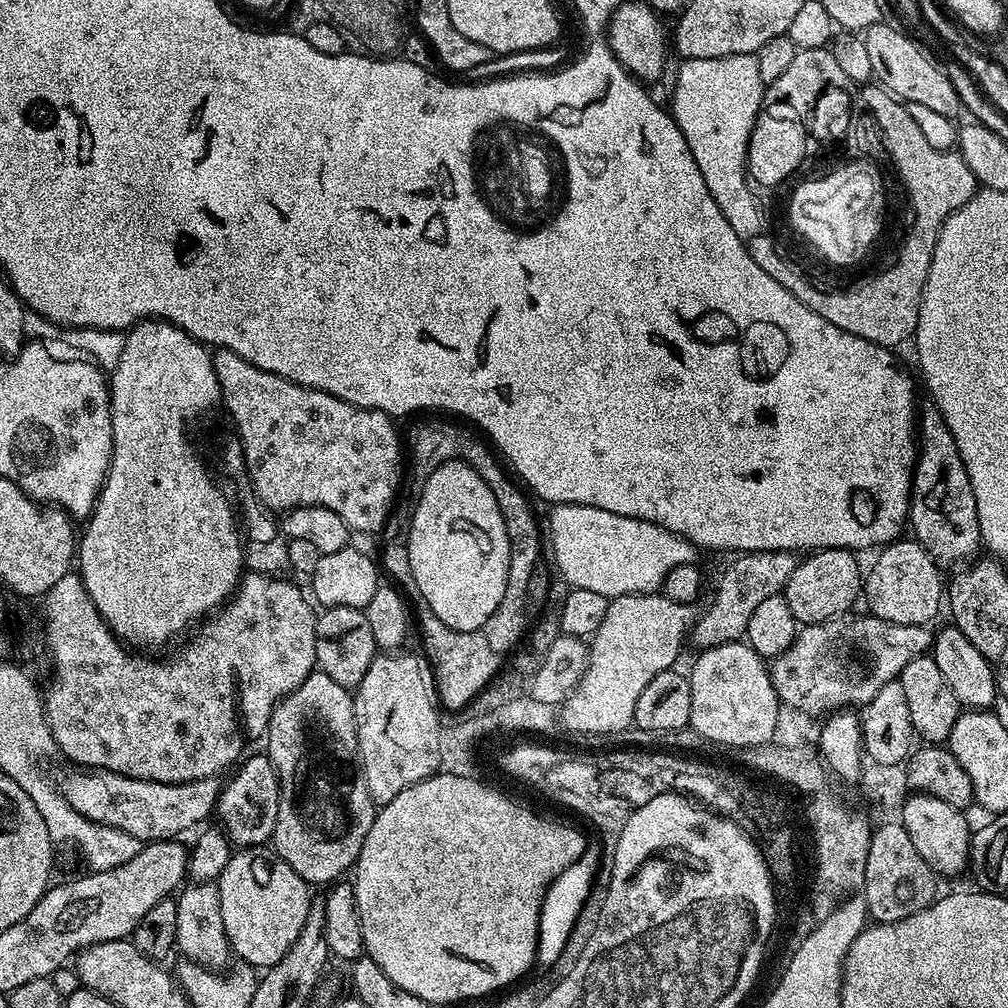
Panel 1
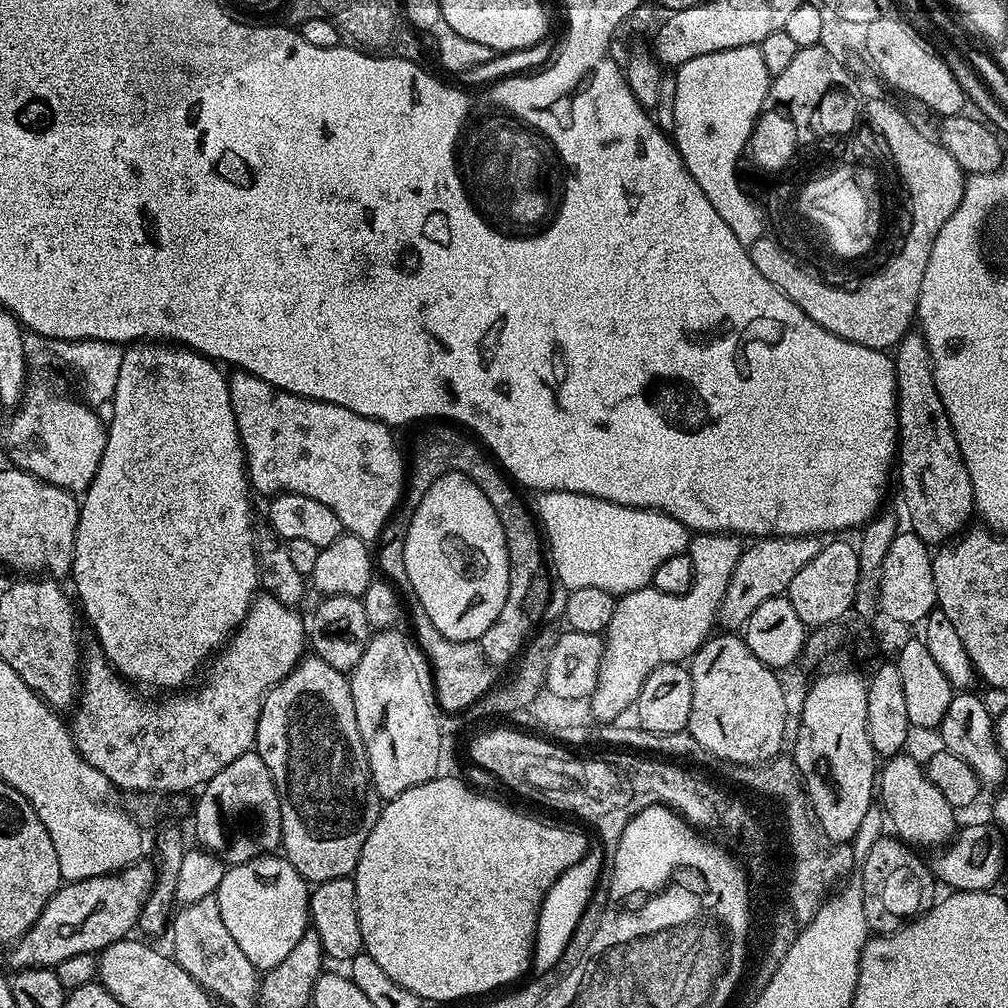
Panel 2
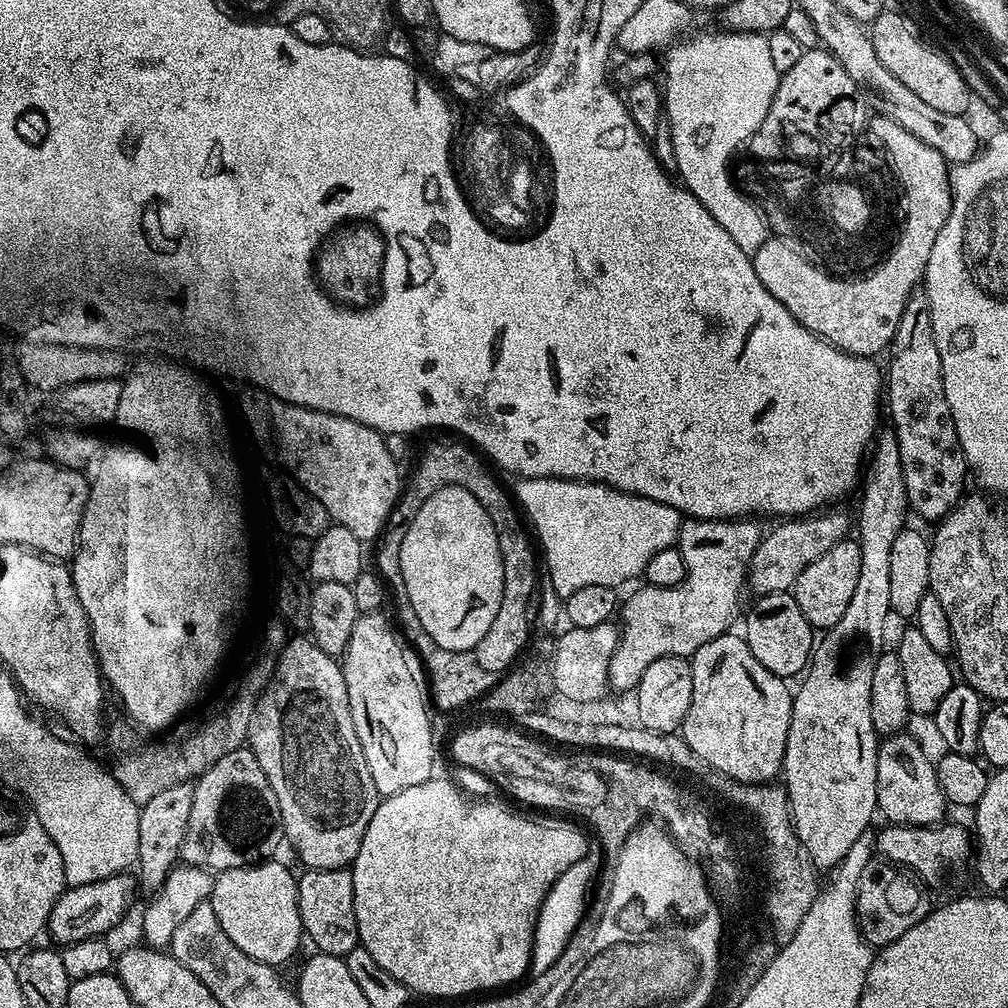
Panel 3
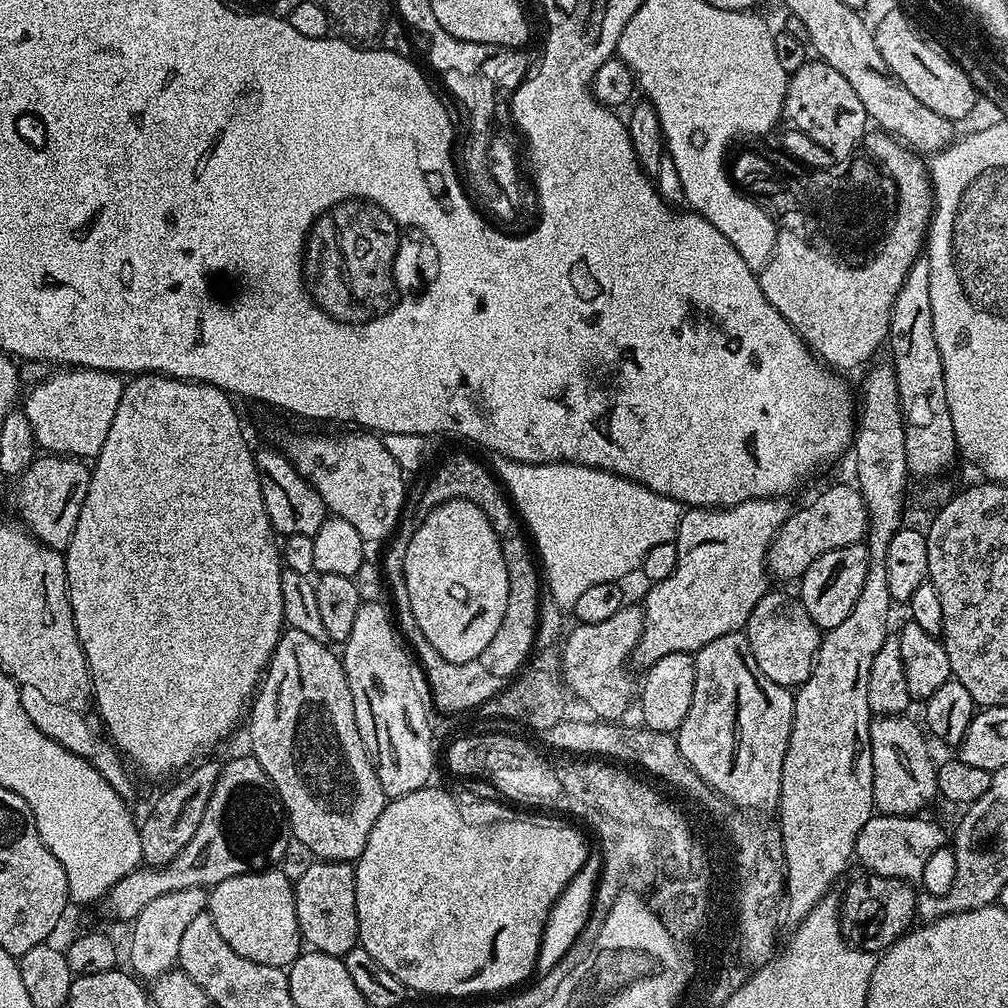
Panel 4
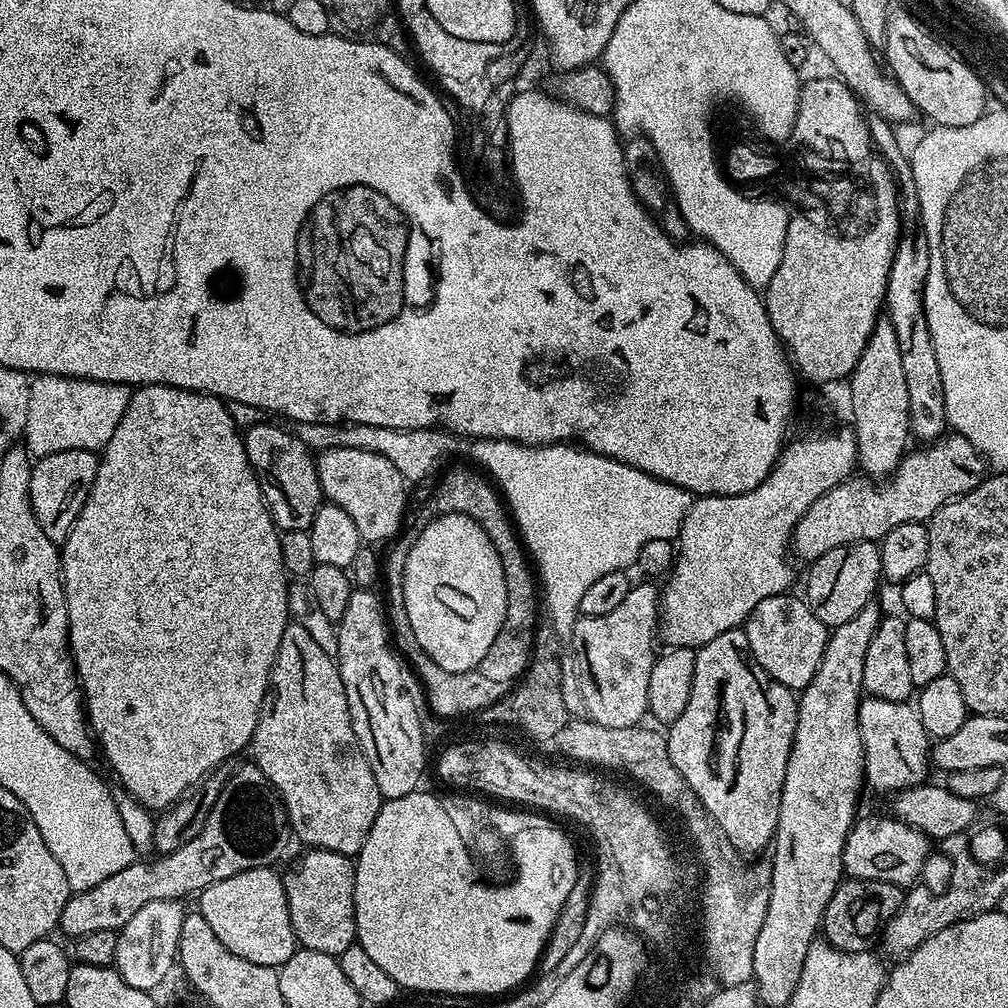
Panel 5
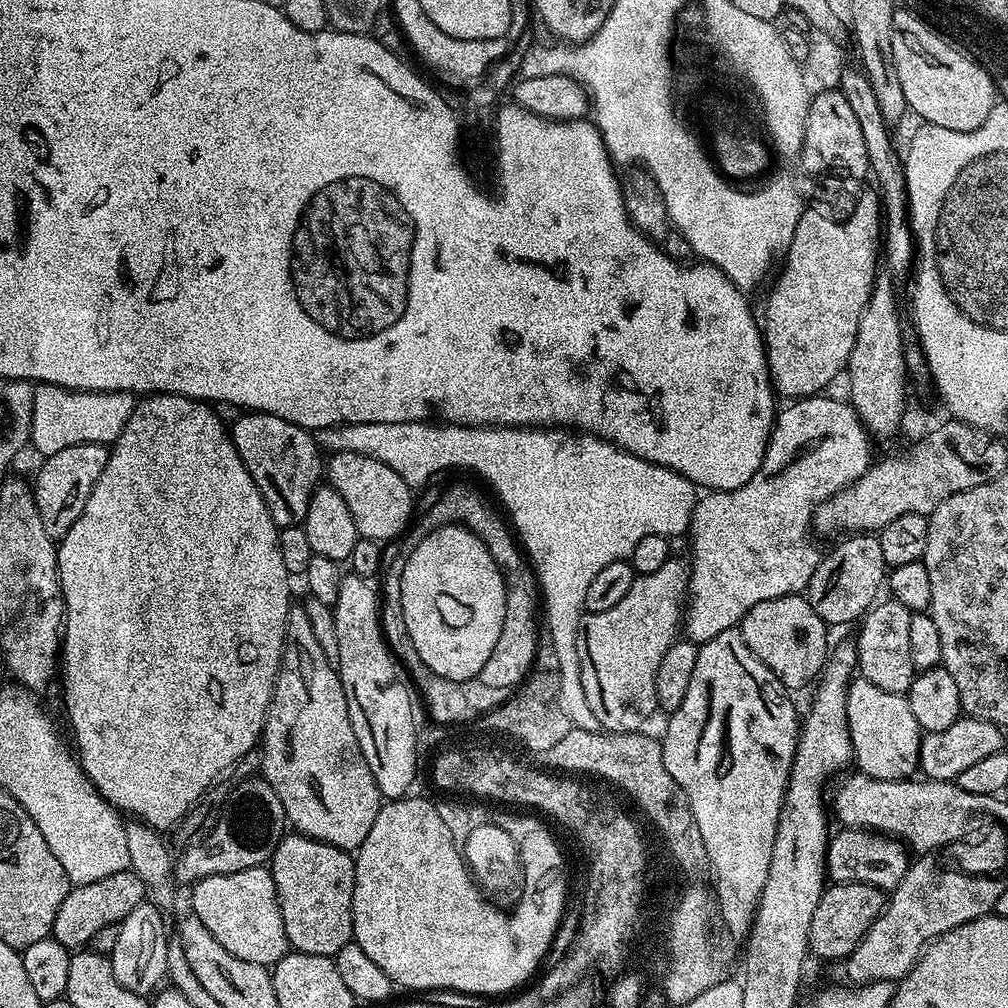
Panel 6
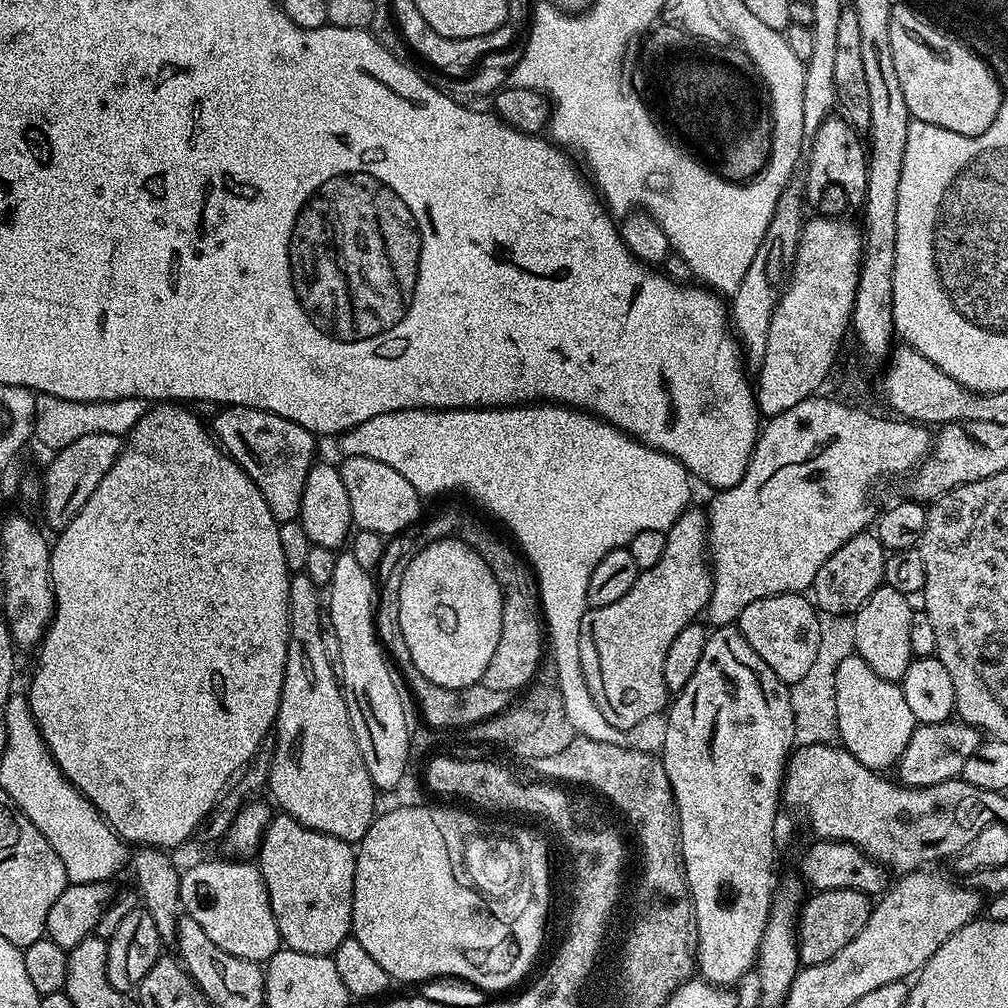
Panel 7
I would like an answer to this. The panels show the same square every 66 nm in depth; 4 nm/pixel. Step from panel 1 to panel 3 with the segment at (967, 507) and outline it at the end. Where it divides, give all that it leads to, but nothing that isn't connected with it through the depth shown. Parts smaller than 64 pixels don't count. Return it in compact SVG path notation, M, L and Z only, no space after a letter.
M923 290L913 292L902 310L898 330L894 330L892 343L886 349L886 412L892 415L891 431L896 433L898 454L902 454L902 478L906 478L908 507L924 520L939 522L965 495L964 479L969 479L970 469L964 460L962 446L958 442L958 430L954 430L954 418L950 414L950 402L946 402L946 390L942 382L942 358L938 358L938 346L934 342L932 311L928 308L928 294Z

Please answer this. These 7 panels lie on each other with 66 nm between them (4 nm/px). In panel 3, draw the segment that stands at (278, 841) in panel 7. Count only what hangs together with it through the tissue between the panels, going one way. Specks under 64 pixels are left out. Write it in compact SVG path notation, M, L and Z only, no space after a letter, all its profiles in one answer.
M348 868L338 870L308 870L299 877L298 906L303 935L312 939L317 953L346 958L360 942L358 922L354 918L354 882Z

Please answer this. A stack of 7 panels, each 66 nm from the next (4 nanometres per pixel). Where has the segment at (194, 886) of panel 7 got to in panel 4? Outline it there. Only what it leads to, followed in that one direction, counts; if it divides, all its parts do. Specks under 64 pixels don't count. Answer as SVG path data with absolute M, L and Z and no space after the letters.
M265 870L263 872L247 872L234 878L226 878L226 882L218 882L207 893L208 913L214 918L214 926L218 926L218 934L226 938L230 950L242 958L250 958L250 962L258 962L266 966L287 969L294 963L302 951L298 914L296 913L296 893L293 881L288 880L280 870Z

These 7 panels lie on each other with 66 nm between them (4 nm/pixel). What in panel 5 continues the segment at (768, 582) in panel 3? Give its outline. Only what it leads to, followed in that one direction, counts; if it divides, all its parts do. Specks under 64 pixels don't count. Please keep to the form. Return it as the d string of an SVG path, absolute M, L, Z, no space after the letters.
M945 434L935 442L920 446L917 452L909 451L886 482L849 478L826 490L826 494L822 494L822 498L818 498L818 502L814 502L794 526L791 551L795 559L797 556L800 560L811 562L838 546L859 540L879 542L894 526L902 526L906 522L927 522L946 502L977 488L986 479L984 468L986 461L983 455L969 440Z

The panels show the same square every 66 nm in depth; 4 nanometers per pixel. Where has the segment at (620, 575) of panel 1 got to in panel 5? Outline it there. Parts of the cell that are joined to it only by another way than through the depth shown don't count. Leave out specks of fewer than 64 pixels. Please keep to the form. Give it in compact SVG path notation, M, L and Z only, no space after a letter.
M476 438L471 444L473 458L498 485L522 543L534 561L542 585L542 604L548 607L547 619L561 638L571 637L574 622L581 615L582 594L586 594L587 588L598 582L602 574L631 569L638 558L638 550L642 550L642 546L653 538L675 541L694 503L693 493L685 488L654 478L609 456L589 452L587 448L572 442L535 445Z

